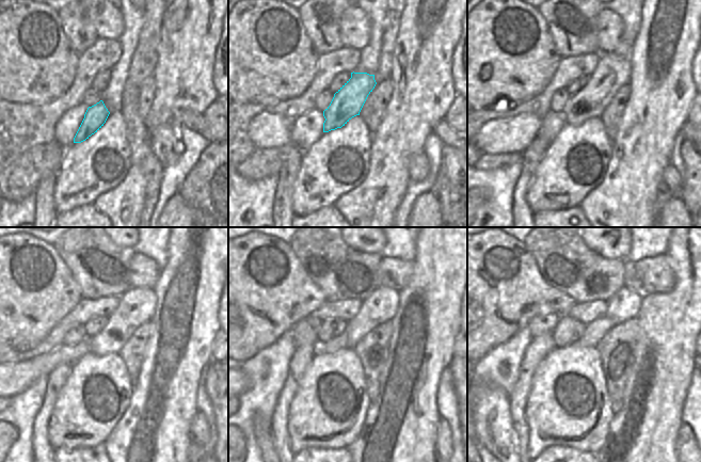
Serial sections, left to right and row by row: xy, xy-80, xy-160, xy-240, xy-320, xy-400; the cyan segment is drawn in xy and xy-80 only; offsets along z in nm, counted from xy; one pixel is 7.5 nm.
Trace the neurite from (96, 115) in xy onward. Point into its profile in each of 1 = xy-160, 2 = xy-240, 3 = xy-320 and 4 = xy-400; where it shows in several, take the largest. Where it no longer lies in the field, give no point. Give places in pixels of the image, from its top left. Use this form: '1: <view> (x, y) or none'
1: xy-160 (612, 70)
2: xy-240 (138, 305)
3: xy-320 (381, 306)
4: xy-400 (624, 305)

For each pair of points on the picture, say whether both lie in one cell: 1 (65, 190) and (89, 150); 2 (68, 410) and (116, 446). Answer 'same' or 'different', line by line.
1: same
2: different

